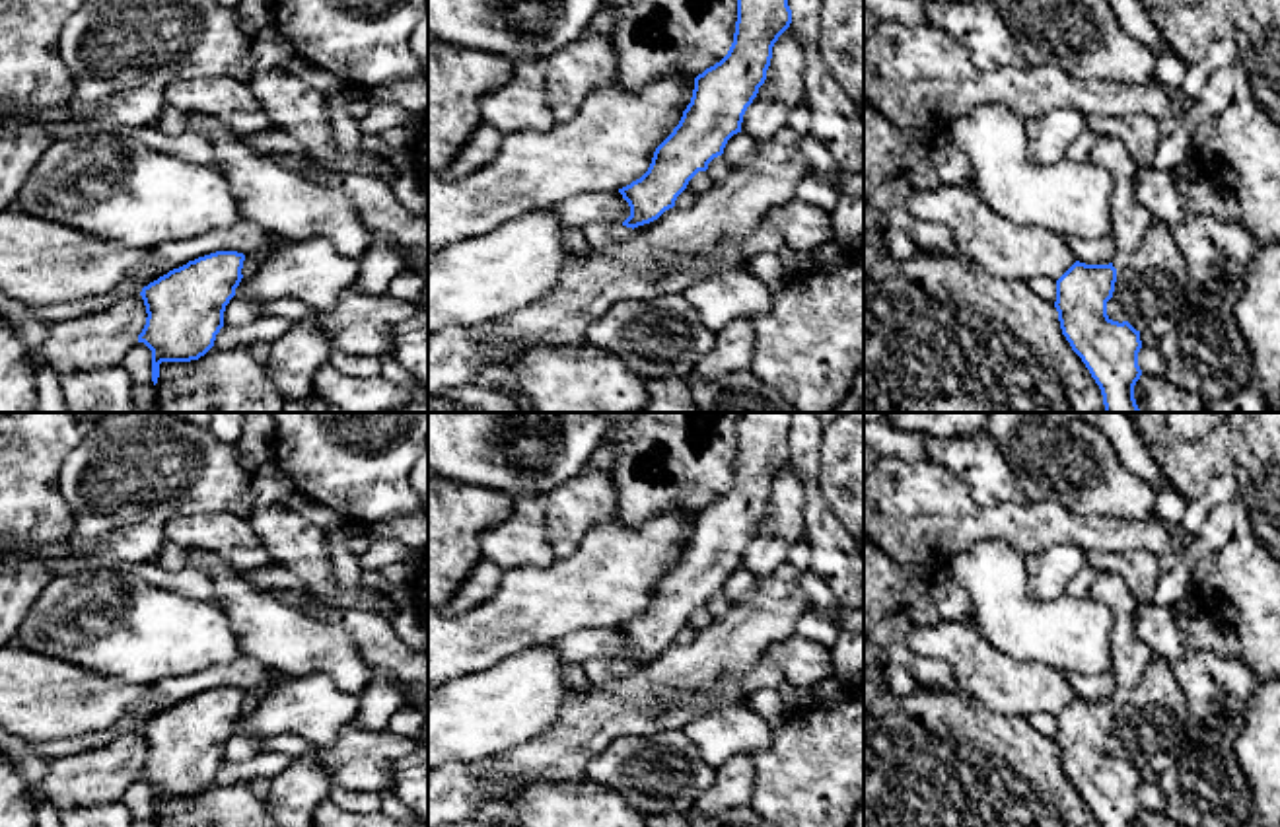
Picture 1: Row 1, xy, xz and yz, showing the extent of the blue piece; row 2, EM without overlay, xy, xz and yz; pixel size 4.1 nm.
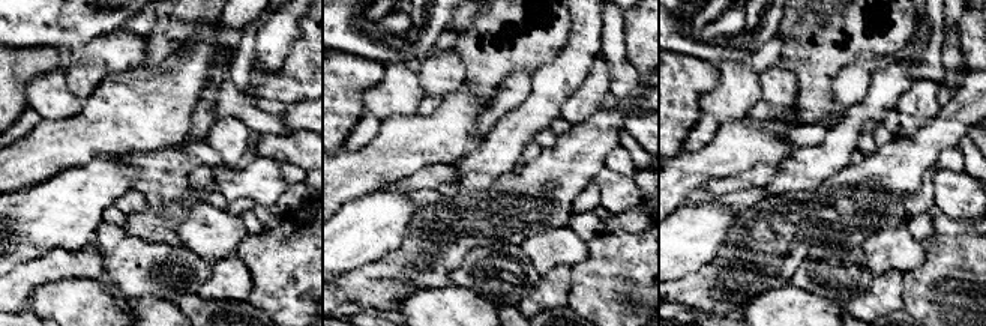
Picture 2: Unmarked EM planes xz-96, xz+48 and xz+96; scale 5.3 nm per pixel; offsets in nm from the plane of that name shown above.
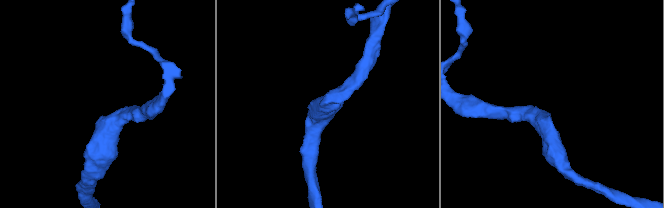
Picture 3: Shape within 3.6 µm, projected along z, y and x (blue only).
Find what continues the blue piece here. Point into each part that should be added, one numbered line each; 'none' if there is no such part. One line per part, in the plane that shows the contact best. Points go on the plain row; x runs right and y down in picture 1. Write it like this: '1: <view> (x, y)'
1: xz (598, 670)

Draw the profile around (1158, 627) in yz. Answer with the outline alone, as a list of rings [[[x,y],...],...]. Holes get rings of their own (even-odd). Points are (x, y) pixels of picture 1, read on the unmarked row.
[[[1140,603],[1134,615],[1134,629],[1154,654],[1169,664],[1181,660],[1189,650],[1173,607]]]

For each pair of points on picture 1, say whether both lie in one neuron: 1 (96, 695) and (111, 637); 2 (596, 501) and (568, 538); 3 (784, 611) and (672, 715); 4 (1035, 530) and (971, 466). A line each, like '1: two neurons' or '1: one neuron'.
1: two neurons
2: one neuron
3: one neuron
4: two neurons

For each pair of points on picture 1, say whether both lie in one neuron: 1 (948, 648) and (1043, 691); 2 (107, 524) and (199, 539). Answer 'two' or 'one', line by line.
1: one
2: two

